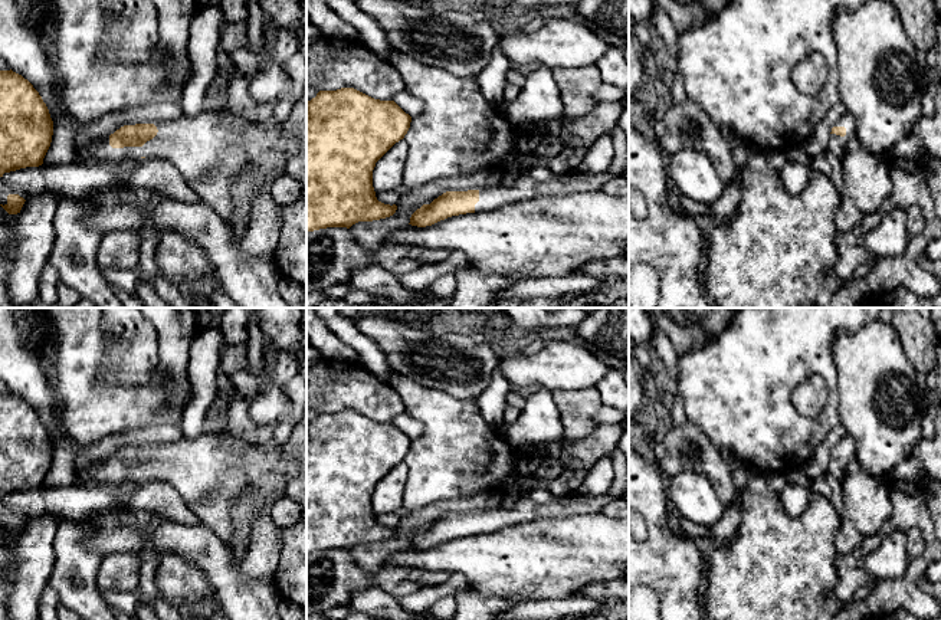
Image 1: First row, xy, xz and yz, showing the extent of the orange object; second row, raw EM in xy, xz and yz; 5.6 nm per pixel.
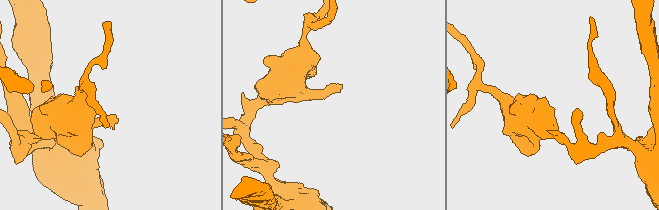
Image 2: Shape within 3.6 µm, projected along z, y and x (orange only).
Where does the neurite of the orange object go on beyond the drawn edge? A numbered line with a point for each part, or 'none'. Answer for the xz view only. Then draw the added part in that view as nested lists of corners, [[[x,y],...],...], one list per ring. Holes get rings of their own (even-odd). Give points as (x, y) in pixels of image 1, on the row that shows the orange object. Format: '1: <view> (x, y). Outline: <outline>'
1: xz (525, 187). Outline: [[[578,170],[567,177],[555,175],[548,181],[537,181],[529,174],[517,177],[512,186],[498,186],[479,190],[479,201],[475,211],[492,211],[498,207],[515,204],[538,197],[567,196],[577,191],[596,191],[610,178],[607,171],[599,174],[584,174]]]

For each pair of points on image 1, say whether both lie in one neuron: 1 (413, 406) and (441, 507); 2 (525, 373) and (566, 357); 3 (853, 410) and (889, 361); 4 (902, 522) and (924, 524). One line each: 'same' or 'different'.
1: different
2: same
3: same
4: same

